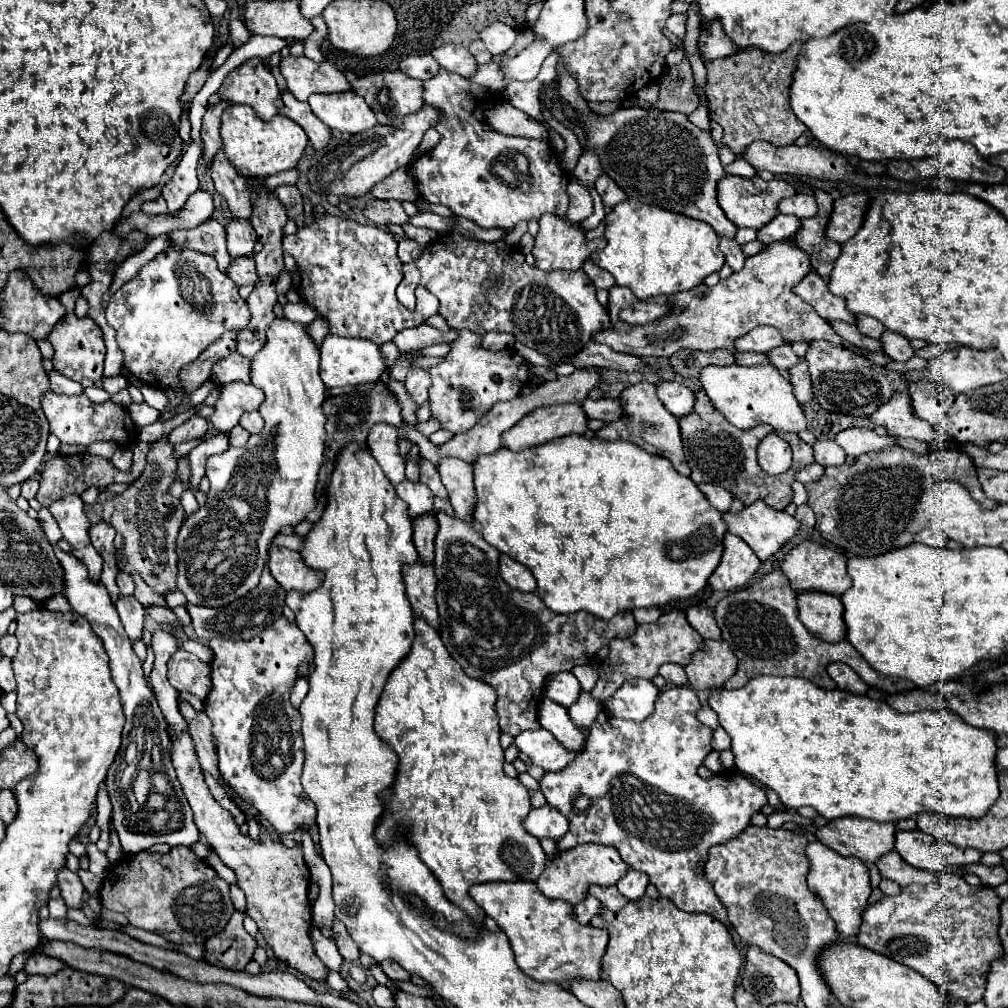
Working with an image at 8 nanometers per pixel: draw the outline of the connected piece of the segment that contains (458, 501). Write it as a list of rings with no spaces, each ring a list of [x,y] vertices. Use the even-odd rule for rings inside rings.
[[[447,457],[439,461],[439,475],[441,475],[445,489],[449,491],[455,517],[467,523],[473,523],[473,511],[475,511],[473,465],[457,457]]]

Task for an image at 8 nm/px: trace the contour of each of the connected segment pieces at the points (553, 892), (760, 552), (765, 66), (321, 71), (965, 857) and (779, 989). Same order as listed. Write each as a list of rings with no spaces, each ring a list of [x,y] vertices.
[[[587,843],[587,845],[579,845],[575,849],[569,849],[563,855],[551,859],[549,865],[543,869],[541,877],[537,879],[537,885],[545,897],[563,899],[571,905],[577,905],[579,901],[585,899],[589,883],[615,885],[619,881],[619,877],[623,877],[623,873],[627,873],[629,869],[631,867],[623,861],[623,857],[619,857],[619,851],[615,847]]]
[[[763,501],[747,505],[737,515],[723,513],[723,521],[727,523],[727,531],[739,535],[761,561],[779,551],[779,547],[795,537],[801,527],[795,517],[785,511],[775,511]]]
[[[793,43],[781,55],[767,57],[767,53],[747,49],[743,53],[705,61],[705,95],[709,99],[709,117],[723,127],[723,145],[729,147],[737,157],[743,157],[745,149],[749,149],[749,145],[755,141],[787,147],[807,129],[789,107],[789,85],[797,69],[795,61],[799,53],[801,43]]]
[[[285,57],[281,63],[281,75],[287,81],[289,91],[299,99],[307,101],[311,93],[335,93],[335,91],[351,91],[351,83],[345,75],[329,61],[315,63],[303,57]]]
[[[897,831],[895,851],[913,867],[943,873],[951,867],[979,863],[981,853],[975,849],[961,849],[951,843],[941,843],[923,831]]]
[[[747,947],[741,985],[765,1007],[799,1003],[801,999],[797,973],[785,961],[763,953],[759,947]]]

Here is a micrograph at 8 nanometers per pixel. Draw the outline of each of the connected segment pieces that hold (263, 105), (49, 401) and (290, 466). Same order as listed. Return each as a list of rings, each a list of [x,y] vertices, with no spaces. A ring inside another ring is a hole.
[[[257,57],[247,59],[243,65],[229,71],[217,95],[223,101],[253,107],[263,121],[275,117],[283,107],[275,77]]]
[[[53,391],[43,395],[41,407],[49,419],[51,433],[61,439],[61,443],[67,445],[91,445],[95,441],[113,441],[121,447],[131,447],[137,441],[137,429],[127,413],[125,407],[115,405],[113,401],[105,403],[91,403],[85,395],[57,395]]]
[[[275,319],[271,323],[271,327],[267,329],[267,343],[265,347],[253,357],[251,361],[251,383],[259,389],[265,391],[265,401],[261,403],[259,407],[259,413],[261,417],[265,419],[265,427],[261,433],[257,435],[251,435],[247,445],[243,449],[235,449],[231,447],[227,453],[221,453],[221,455],[213,455],[207,459],[207,477],[209,477],[209,483],[211,483],[211,489],[207,493],[207,503],[201,505],[195,513],[191,513],[181,529],[179,529],[179,535],[177,535],[177,557],[179,557],[179,565],[177,565],[177,589],[187,597],[187,603],[193,603],[193,605],[203,605],[203,607],[223,607],[223,605],[229,605],[237,599],[241,599],[243,595],[247,595],[251,589],[257,587],[259,583],[259,577],[265,569],[265,563],[267,563],[267,557],[269,557],[269,545],[271,541],[275,539],[275,535],[281,533],[283,527],[287,525],[299,525],[307,513],[311,513],[317,505],[315,501],[315,485],[317,485],[317,473],[319,473],[319,467],[323,465],[323,451],[325,451],[325,439],[327,439],[327,433],[325,433],[325,415],[323,415],[323,401],[325,401],[325,385],[319,377],[319,349],[317,345],[313,343],[311,337],[307,337],[305,333],[305,325],[301,323],[293,323],[293,321],[287,321],[287,319]]]

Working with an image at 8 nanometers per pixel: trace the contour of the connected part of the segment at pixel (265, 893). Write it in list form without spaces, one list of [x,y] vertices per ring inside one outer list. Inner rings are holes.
[[[183,731],[177,739],[173,739],[171,757],[173,757],[177,777],[181,781],[183,793],[195,813],[195,825],[199,833],[215,849],[219,859],[229,869],[235,871],[237,885],[243,889],[247,897],[245,913],[257,923],[259,931],[263,933],[273,953],[285,963],[291,963],[291,967],[311,967],[313,963],[321,963],[309,939],[309,929],[313,923],[311,903],[307,897],[309,869],[303,861],[301,845],[289,849],[283,843],[273,841],[273,839],[253,841],[247,835],[243,835],[239,831],[239,825],[235,825],[231,813],[227,813],[211,797],[211,791],[203,777],[203,769],[199,765],[199,757],[195,757],[195,745],[187,731]]]

